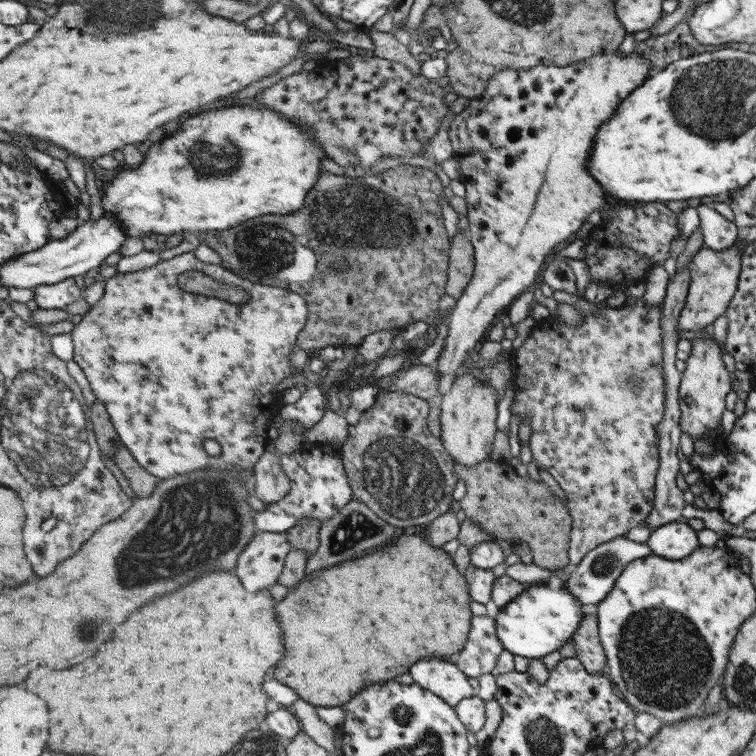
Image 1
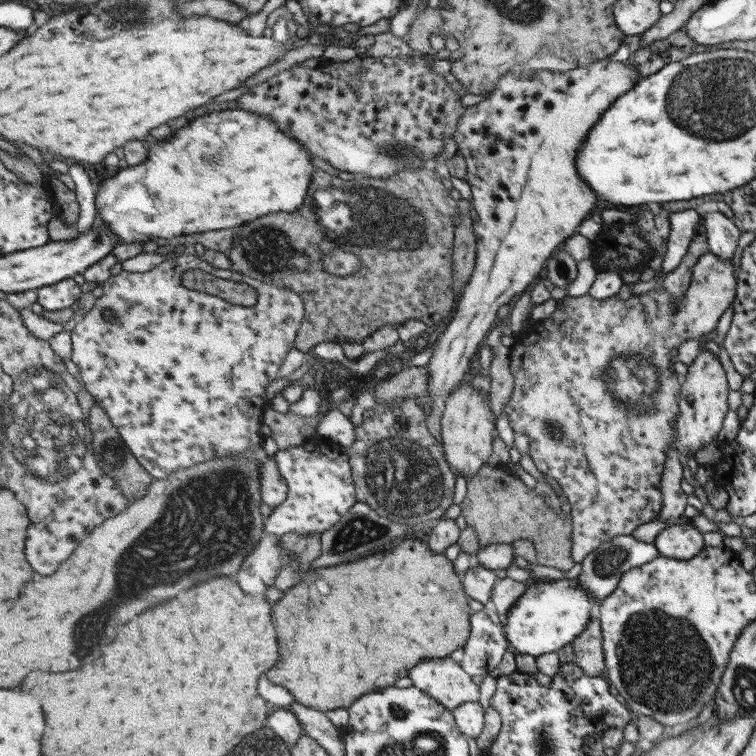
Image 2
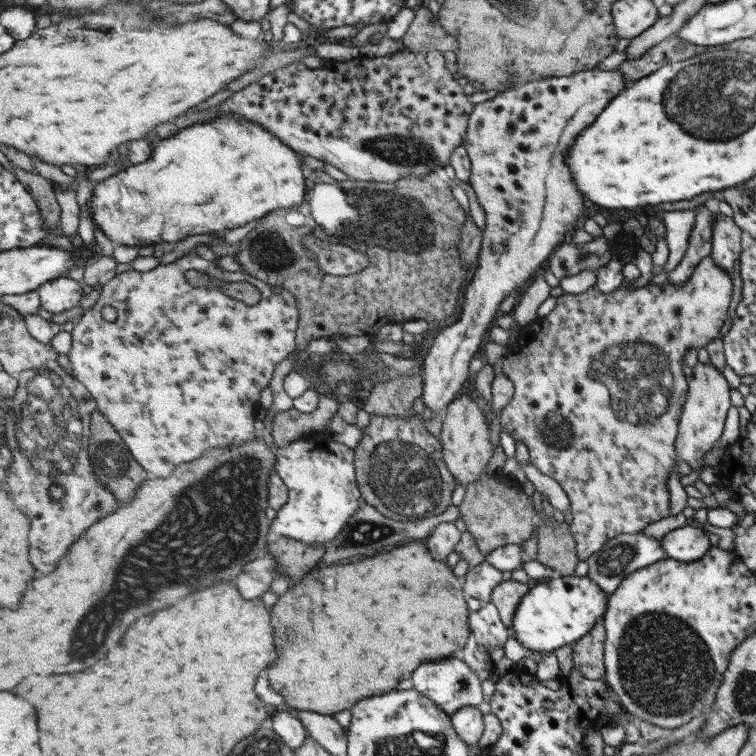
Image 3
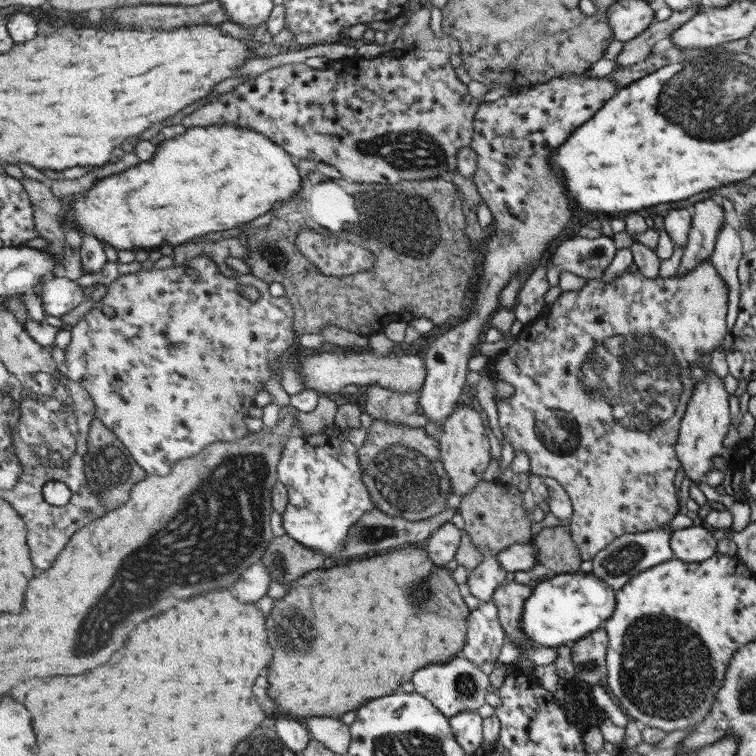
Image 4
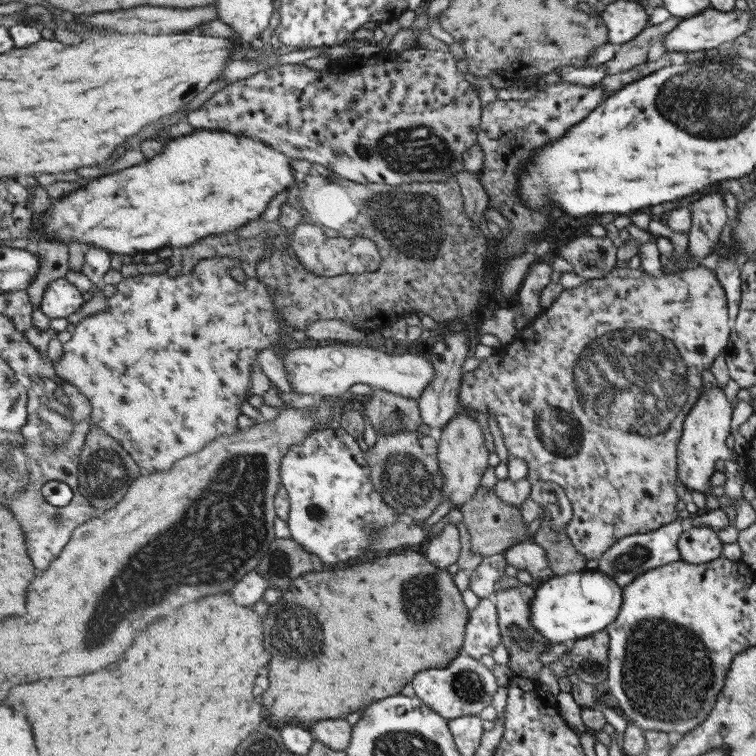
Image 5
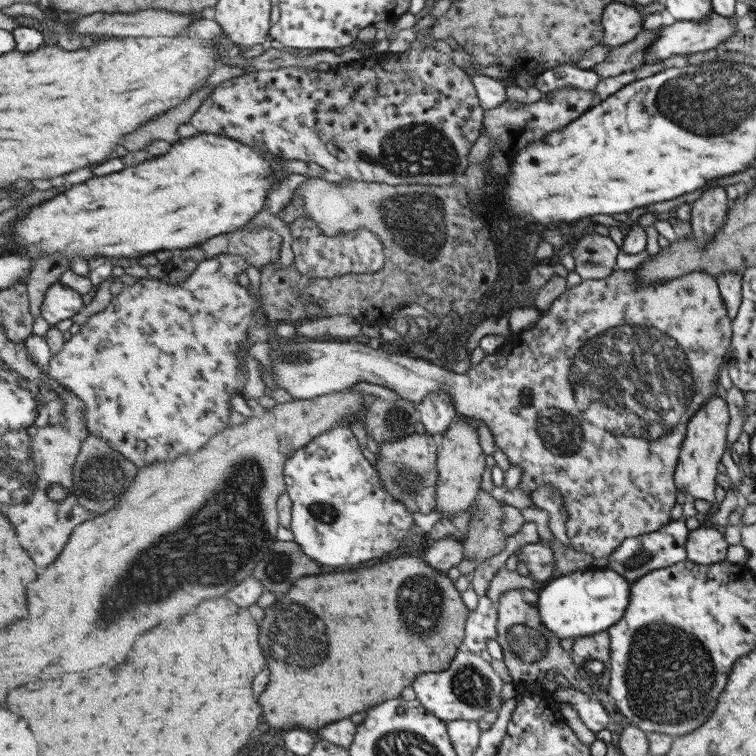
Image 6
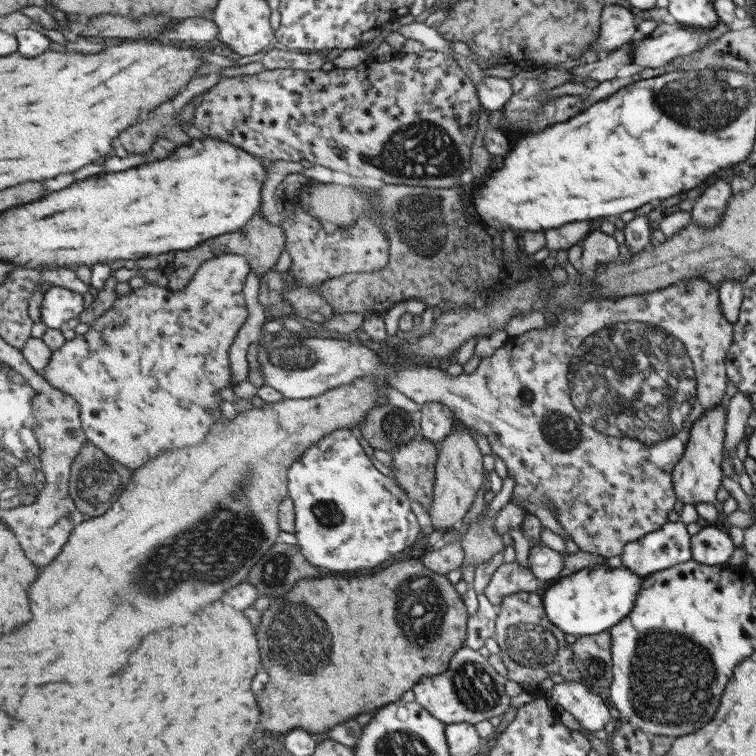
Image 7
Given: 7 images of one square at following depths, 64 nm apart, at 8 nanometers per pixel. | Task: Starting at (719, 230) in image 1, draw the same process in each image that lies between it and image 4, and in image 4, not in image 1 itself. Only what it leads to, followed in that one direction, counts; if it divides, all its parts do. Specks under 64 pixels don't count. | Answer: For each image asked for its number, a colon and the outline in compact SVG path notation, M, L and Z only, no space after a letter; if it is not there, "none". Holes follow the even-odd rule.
2: M719 212L703 214L705 220L705 232L707 232L707 244L709 244L709 254L715 258L721 258L723 262L729 262L733 258L733 252L737 248L737 240L743 234L733 220L725 218Z
3: M719 214L717 218L719 220L713 224L709 258L731 278L733 264L735 264L735 260L741 258L741 252L743 252L739 246L741 228L733 222L733 218L727 218L723 214Z
4: M723 224L717 242L715 242L715 250L709 256L709 262L713 264L713 268L717 270L719 278L725 282L727 288L727 324L729 330L733 328L737 314L739 314L739 276L737 276L737 268L739 268L739 260L743 258L741 252L741 242L737 236L737 230L733 230L729 224Z

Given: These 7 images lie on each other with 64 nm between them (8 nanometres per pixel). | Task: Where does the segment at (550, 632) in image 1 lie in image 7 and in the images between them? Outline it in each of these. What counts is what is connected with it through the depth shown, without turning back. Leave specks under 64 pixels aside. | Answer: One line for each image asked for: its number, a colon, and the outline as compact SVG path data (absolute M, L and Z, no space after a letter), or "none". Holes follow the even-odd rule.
2: M551 580L541 582L531 588L527 588L509 614L505 616L505 638L509 644L513 644L519 654L529 654L533 658L541 654L551 654L563 648L565 644L571 644L583 630L589 626L591 618L599 612L599 600L591 594L591 590L585 584L577 584L577 580Z
3: M553 576L549 582L533 586L519 602L513 616L513 634L529 650L553 652L563 644L575 644L607 614L609 592L601 590L587 576Z
4: M591 572L547 576L537 584L523 604L523 632L535 646L571 646L605 626L615 612L615 590Z
5: M581 570L565 576L549 576L535 590L535 598L531 600L531 624L533 628L549 642L567 642L587 638L597 632L605 632L611 622L619 616L623 606L623 586L611 578L611 574L603 574L597 570Z
6: M587 568L563 578L555 576L537 592L539 620L545 624L549 634L555 634L559 640L591 638L599 632L607 632L623 618L629 606L629 592L633 582L635 580L627 580L623 574L607 568Z
7: M599 564L587 570L579 570L567 578L557 578L557 582L547 588L541 596L547 618L567 636L593 636L609 632L611 626L621 622L635 606L639 590L643 588L645 576L635 574L625 568L609 568Z

